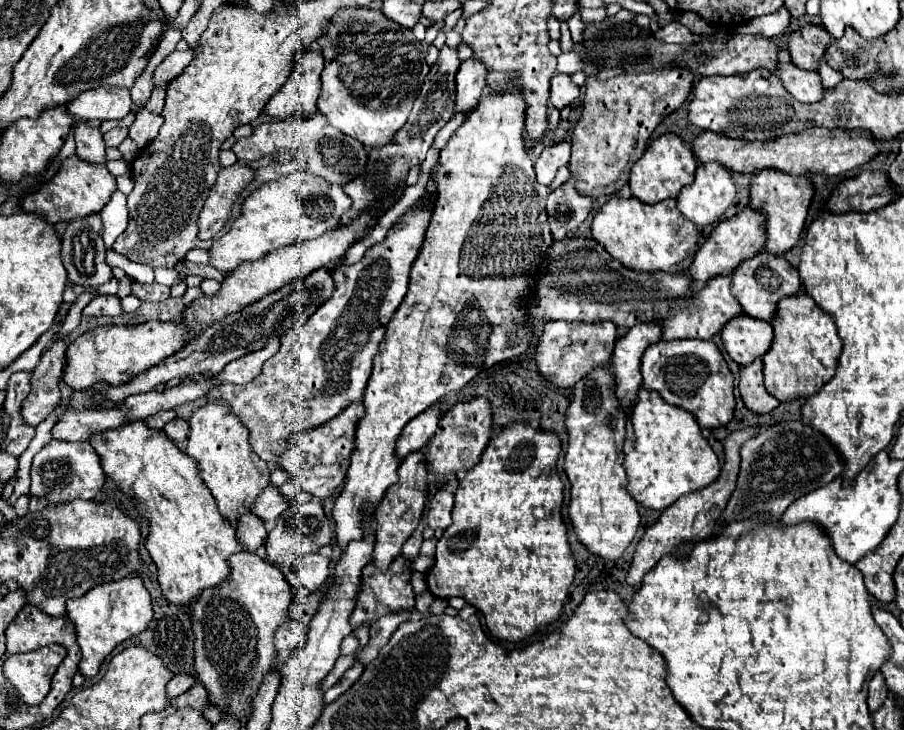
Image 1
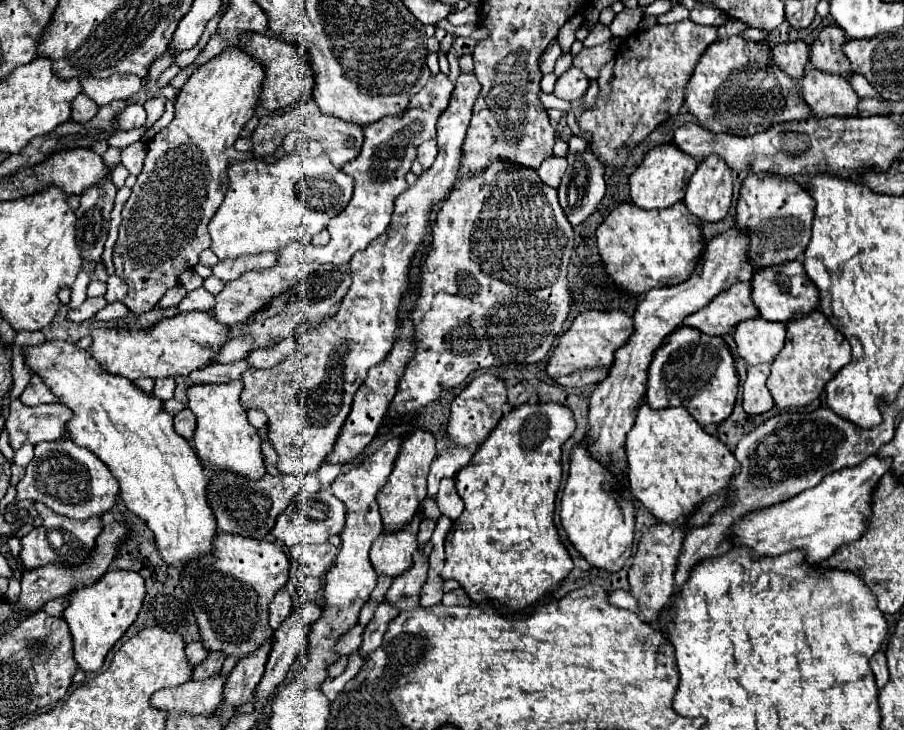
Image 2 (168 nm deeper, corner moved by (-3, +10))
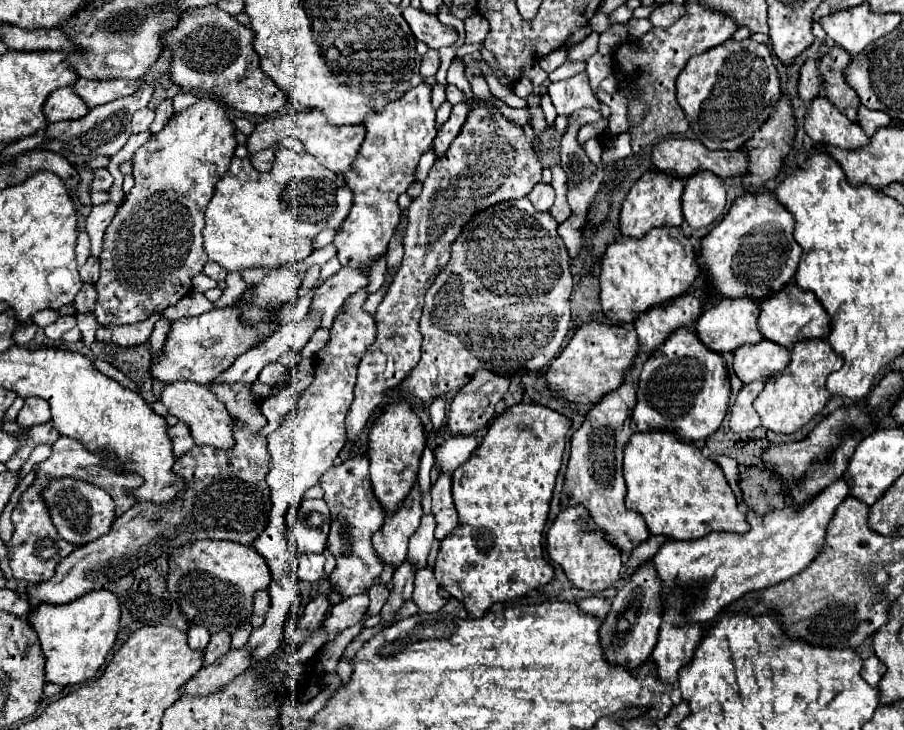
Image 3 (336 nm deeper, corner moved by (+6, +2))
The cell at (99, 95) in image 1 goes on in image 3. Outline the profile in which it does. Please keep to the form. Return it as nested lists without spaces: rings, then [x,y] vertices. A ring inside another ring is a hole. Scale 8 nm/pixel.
[[[78,79],[74,85],[74,93],[92,109],[114,99],[132,95],[138,89],[138,81],[128,79],[112,79],[112,81],[86,81]]]

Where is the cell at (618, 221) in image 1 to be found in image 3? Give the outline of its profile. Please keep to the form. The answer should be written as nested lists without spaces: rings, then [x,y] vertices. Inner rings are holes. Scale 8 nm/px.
[[[654,227],[640,239],[620,235],[606,247],[600,259],[600,301],[602,311],[614,323],[632,323],[636,315],[652,305],[666,303],[692,285],[700,267],[696,253],[680,227]]]

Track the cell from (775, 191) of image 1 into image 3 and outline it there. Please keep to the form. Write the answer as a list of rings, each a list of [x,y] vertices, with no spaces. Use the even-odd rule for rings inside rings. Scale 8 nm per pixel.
[[[770,191],[744,193],[736,197],[730,211],[704,239],[700,267],[706,269],[712,299],[750,297],[762,301],[792,281],[800,259],[800,245],[794,239],[794,215]]]

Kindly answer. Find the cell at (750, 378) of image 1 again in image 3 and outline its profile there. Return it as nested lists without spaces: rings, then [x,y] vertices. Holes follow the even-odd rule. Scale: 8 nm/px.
[[[762,379],[746,383],[736,397],[736,403],[730,409],[730,429],[734,433],[742,433],[742,431],[752,431],[760,425],[760,417],[754,411],[754,399],[758,397],[758,393],[762,391],[764,383]]]

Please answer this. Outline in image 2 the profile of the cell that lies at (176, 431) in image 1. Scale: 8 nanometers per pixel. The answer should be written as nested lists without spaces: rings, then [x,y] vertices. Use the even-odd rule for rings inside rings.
[[[183,409],[181,413],[175,415],[175,431],[185,437],[187,441],[193,439],[195,433],[195,415],[189,409]]]

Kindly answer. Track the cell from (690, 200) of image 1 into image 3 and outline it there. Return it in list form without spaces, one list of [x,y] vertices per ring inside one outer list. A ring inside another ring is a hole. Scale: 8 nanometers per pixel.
[[[698,171],[686,179],[682,195],[682,213],[692,229],[710,227],[718,221],[726,205],[722,179],[712,171]]]

